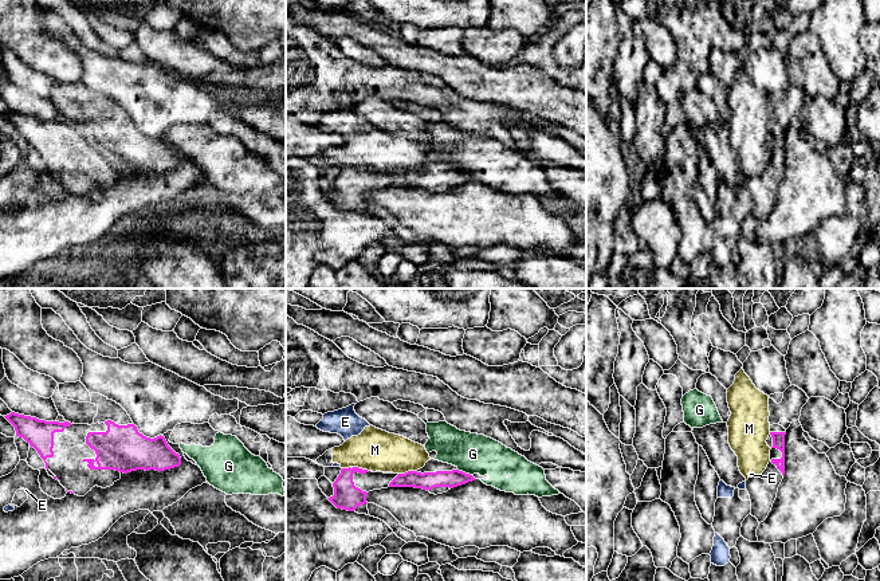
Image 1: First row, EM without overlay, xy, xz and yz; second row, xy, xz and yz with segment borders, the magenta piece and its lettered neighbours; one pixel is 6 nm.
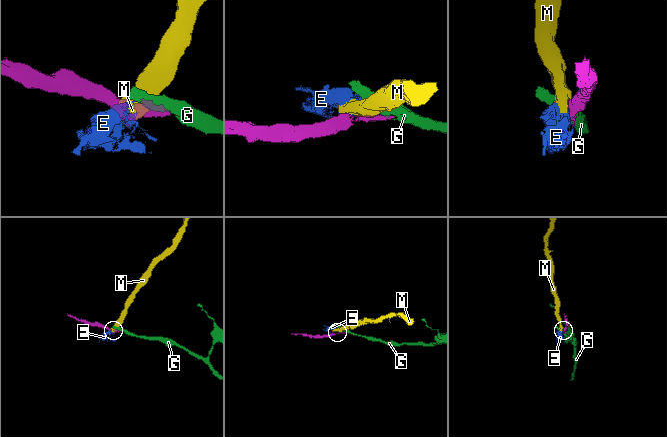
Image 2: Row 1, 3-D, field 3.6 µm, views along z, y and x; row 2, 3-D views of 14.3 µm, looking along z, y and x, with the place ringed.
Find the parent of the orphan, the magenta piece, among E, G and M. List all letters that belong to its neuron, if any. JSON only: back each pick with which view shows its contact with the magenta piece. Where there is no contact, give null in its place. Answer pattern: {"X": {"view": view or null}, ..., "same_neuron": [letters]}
{"same_neuron": []}

